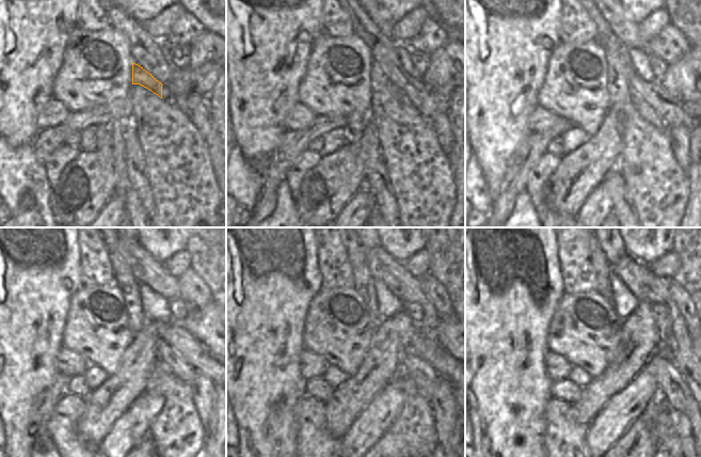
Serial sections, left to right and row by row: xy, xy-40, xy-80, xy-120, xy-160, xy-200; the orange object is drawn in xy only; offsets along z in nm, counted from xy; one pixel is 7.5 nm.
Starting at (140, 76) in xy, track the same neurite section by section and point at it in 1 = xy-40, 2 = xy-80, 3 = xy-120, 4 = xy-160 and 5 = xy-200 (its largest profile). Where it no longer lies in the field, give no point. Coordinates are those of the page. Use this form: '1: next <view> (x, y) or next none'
1: next xy-40 (400, 96)
2: next xy-80 (642, 108)
3: next xy-120 (181, 369)
4: next xy-160 (426, 378)
5: next xy-200 (670, 384)

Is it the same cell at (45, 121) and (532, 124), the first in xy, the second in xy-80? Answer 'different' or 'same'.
same

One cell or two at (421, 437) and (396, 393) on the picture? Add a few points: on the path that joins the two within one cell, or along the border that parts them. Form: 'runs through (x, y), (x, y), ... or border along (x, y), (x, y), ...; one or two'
border along (401, 381), (403, 407), (389, 427); two

